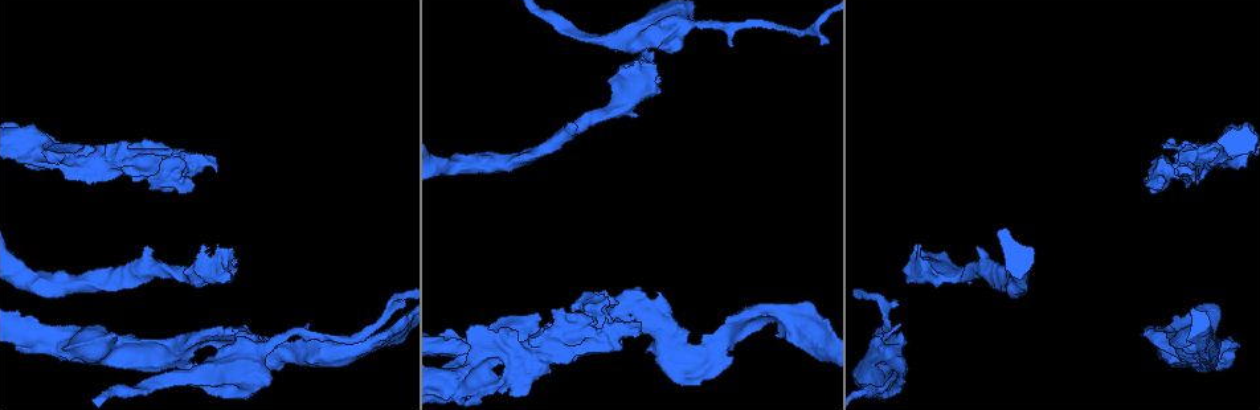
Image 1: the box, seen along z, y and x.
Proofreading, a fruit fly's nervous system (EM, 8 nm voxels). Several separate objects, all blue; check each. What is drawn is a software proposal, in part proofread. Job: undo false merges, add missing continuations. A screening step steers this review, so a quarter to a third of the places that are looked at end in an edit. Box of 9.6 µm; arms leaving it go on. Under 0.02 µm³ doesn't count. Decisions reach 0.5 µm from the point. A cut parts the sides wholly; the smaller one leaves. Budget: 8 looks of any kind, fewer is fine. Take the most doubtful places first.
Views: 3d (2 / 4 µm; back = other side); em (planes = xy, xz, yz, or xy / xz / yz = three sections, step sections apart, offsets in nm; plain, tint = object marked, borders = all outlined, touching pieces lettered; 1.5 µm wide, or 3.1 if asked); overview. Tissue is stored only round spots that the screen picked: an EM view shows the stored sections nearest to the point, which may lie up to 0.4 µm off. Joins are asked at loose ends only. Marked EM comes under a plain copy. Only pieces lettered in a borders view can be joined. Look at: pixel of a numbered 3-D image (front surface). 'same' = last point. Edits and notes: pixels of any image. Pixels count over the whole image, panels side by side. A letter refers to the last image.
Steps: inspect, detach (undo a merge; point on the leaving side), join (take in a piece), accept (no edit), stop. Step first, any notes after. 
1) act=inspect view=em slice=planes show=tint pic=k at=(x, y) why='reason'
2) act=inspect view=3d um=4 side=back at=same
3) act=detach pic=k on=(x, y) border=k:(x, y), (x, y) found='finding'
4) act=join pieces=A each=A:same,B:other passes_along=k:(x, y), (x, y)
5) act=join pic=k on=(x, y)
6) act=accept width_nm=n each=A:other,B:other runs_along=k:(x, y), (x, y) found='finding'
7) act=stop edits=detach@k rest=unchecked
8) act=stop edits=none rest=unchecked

act=inspect view=3d um=4 pic=1 at=(567, 125) why='stops while still wide'

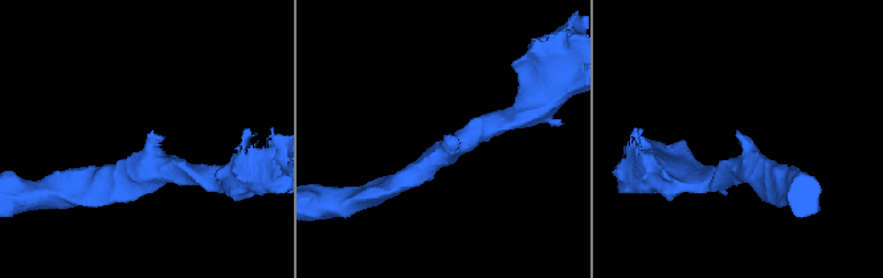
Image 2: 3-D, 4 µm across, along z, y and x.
act=inspect view=em slice=planes show=borders pic=2 at=(150, 134)

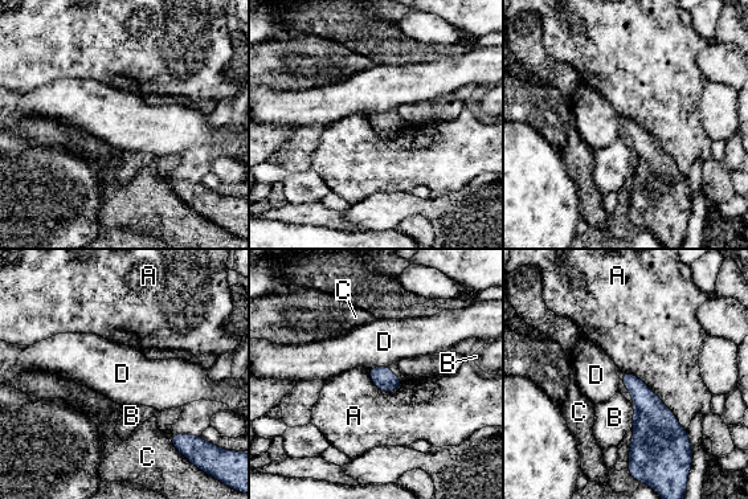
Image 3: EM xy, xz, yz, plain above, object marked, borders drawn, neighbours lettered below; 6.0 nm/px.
act=accept longest_contact=A:550nm each=A:other,B:other,C:other,D:other found='no lettered piece goes on from it'

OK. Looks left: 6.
act=inspect view=em slice=planes show=tint pic=1 at=(1166, 339) why='thick turns thin'

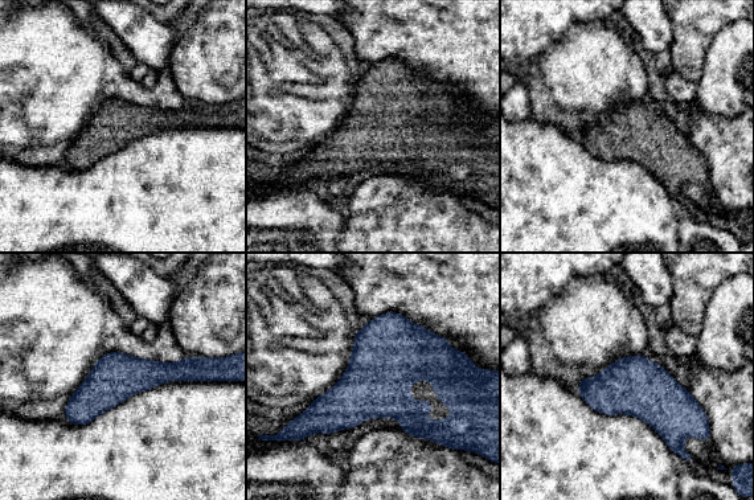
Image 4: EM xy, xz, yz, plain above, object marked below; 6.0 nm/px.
act=inspect view=em slice=planes show=borders at=same why='see the neighbours'

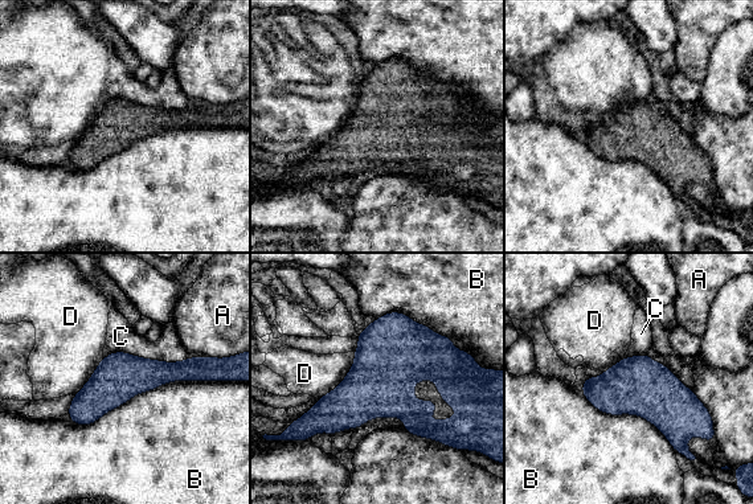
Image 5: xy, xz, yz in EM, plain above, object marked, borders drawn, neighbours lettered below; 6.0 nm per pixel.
act=accept each=A:other,B:other,C:other,D:other runs_along=5:(203, 373), (121, 376), (72, 413) found='continuous, no second neuron'

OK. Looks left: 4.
act=inspect view=em slice=xy step=4 show=tint pic=1 at=(1228, 164) why='touches itself'

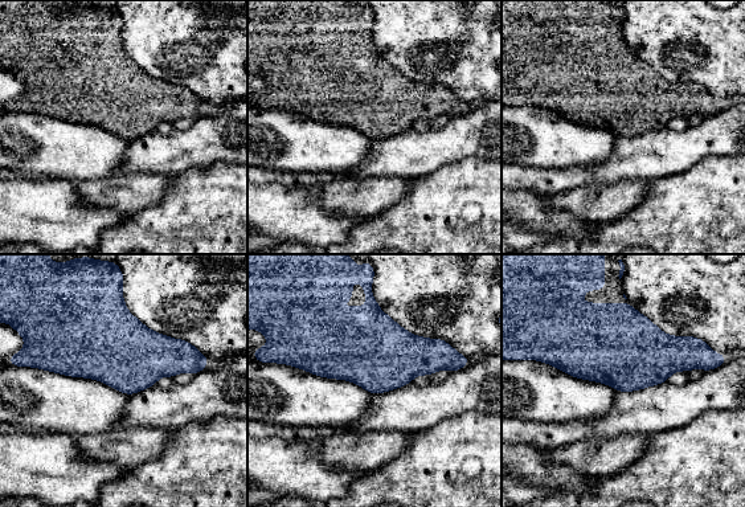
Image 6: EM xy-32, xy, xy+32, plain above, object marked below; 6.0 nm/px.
act=inspect view=em slice=planes show=borders at=same

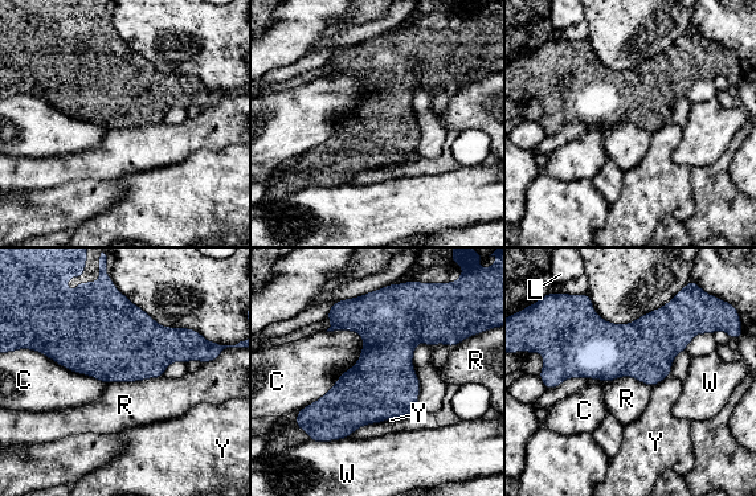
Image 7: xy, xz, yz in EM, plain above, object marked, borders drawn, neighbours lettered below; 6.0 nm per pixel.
act=accept longest_contact=C:600nm each=C:other,L:other,R:other,W:other,Y:other border=7:(163, 374), (106, 384) found='continuous, no second neuron'

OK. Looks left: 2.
act=stop edits=none rest=unchecked

